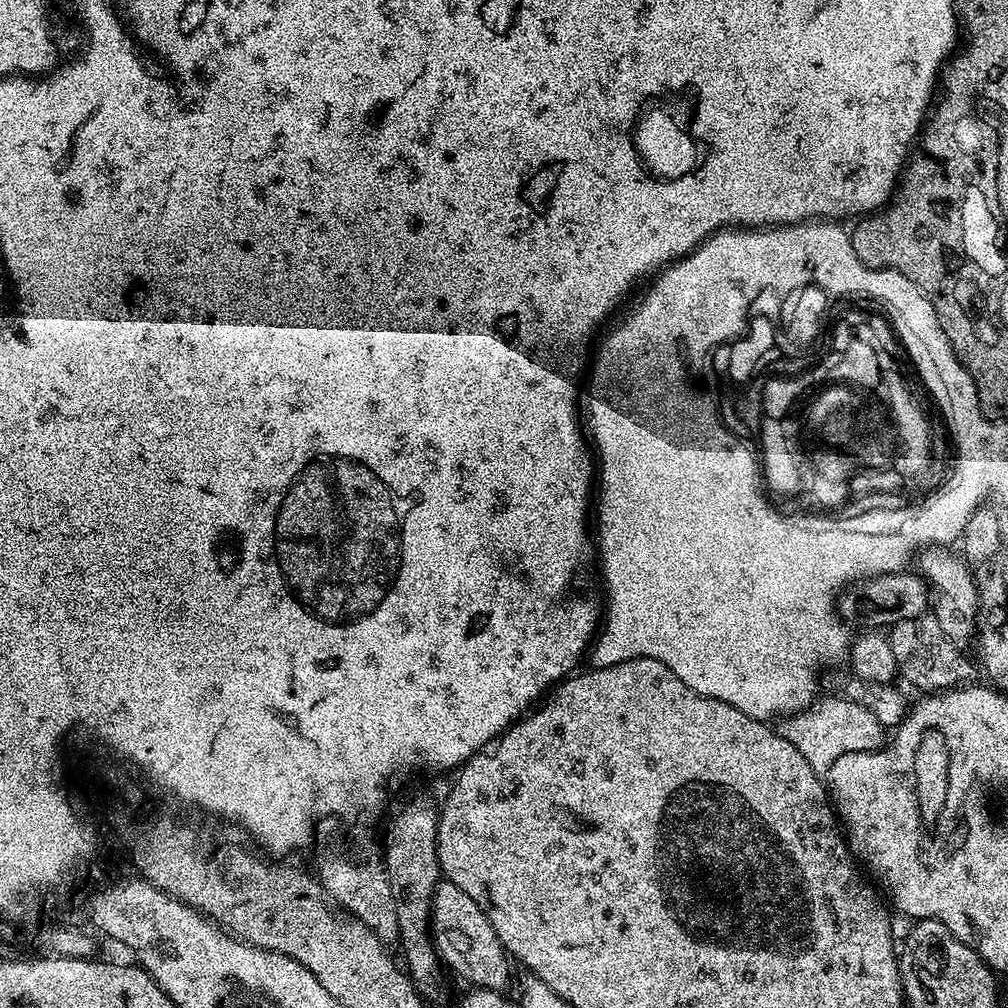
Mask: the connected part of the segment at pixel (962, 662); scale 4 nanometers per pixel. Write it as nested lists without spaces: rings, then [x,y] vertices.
[[[927,612],[916,618],[906,619],[893,625],[888,632],[897,675],[921,693],[948,691],[971,683],[976,671],[975,663],[967,660],[964,652],[951,644],[940,628],[938,618]]]

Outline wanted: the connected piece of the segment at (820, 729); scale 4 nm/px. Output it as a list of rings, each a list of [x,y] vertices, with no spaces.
[[[842,696],[822,700],[785,717],[778,726],[780,735],[802,754],[817,775],[827,775],[830,766],[843,754],[879,751],[885,745],[886,728],[867,706]]]

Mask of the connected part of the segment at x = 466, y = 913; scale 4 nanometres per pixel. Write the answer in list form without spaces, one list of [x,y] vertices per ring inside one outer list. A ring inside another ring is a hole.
[[[447,882],[436,885],[436,893],[432,895],[430,935],[441,961],[447,967],[449,964],[462,979],[469,980],[469,985],[489,988],[498,993],[505,991],[510,957],[500,944],[494,926],[490,926],[478,902],[474,902],[474,898],[466,894],[466,890]]]

